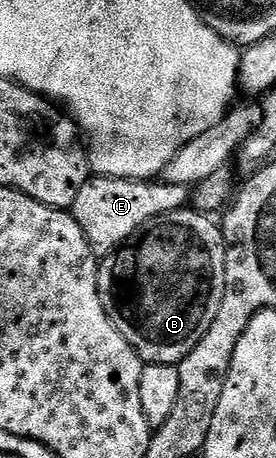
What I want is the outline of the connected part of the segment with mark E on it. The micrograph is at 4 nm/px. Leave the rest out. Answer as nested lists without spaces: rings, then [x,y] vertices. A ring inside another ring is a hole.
[[[92,176],[86,184],[82,184],[82,192],[74,196],[70,213],[78,228],[82,228],[82,236],[86,244],[90,244],[92,253],[103,260],[115,254],[118,247],[129,242],[150,220],[185,209],[189,202],[190,190],[187,186],[163,180]]]

